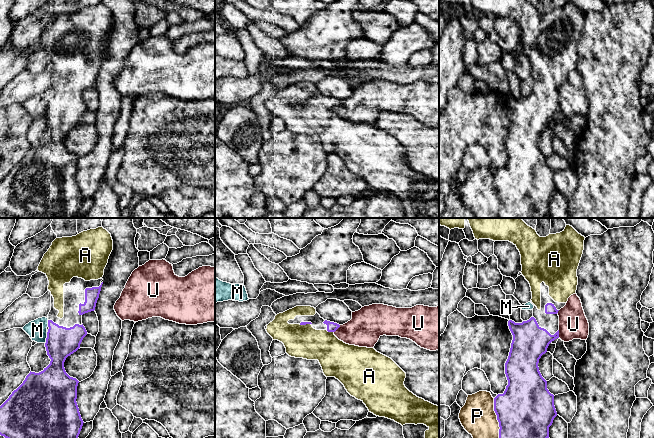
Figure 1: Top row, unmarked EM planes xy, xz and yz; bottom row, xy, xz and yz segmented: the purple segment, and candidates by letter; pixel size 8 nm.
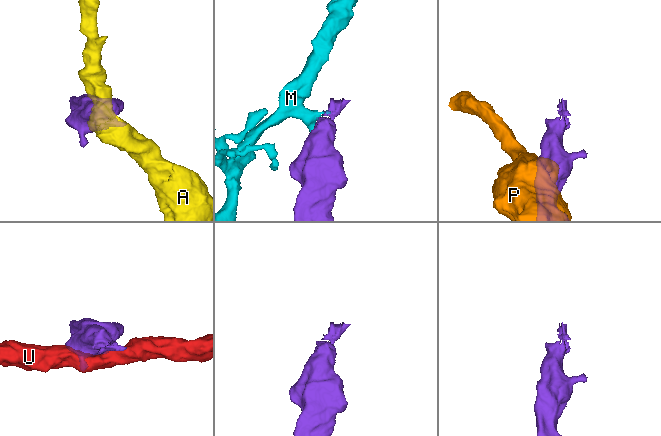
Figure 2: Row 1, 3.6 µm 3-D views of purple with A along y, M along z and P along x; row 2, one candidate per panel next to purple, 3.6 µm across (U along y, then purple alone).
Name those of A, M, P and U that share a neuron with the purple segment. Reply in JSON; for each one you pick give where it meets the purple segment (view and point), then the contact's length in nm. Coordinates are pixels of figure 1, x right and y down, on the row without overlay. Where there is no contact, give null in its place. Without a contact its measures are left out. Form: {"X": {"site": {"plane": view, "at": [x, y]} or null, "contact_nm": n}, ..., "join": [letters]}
{"A": {"site": {"plane": "xz", "at": [330, 107]}, "contact_nm": 70}, "join": ["A"]}

